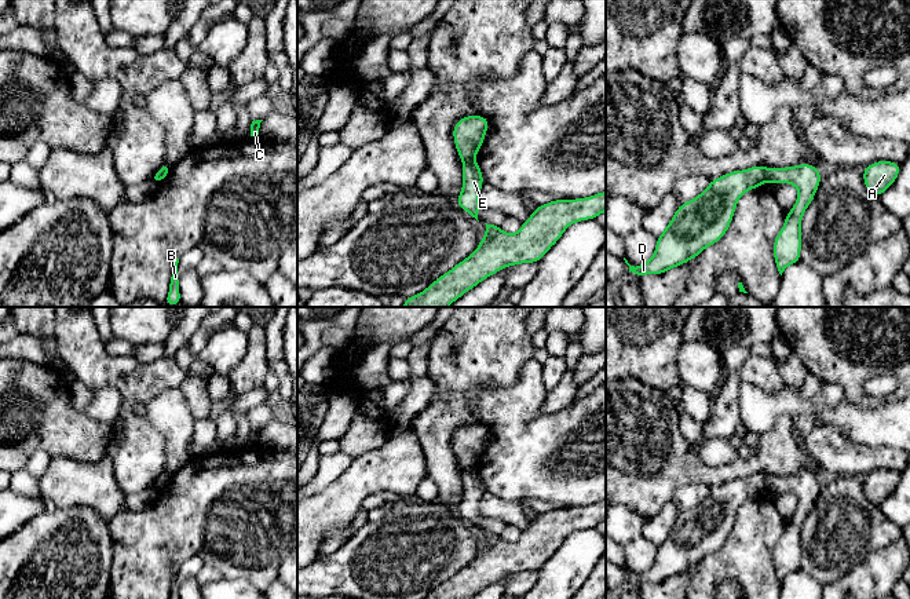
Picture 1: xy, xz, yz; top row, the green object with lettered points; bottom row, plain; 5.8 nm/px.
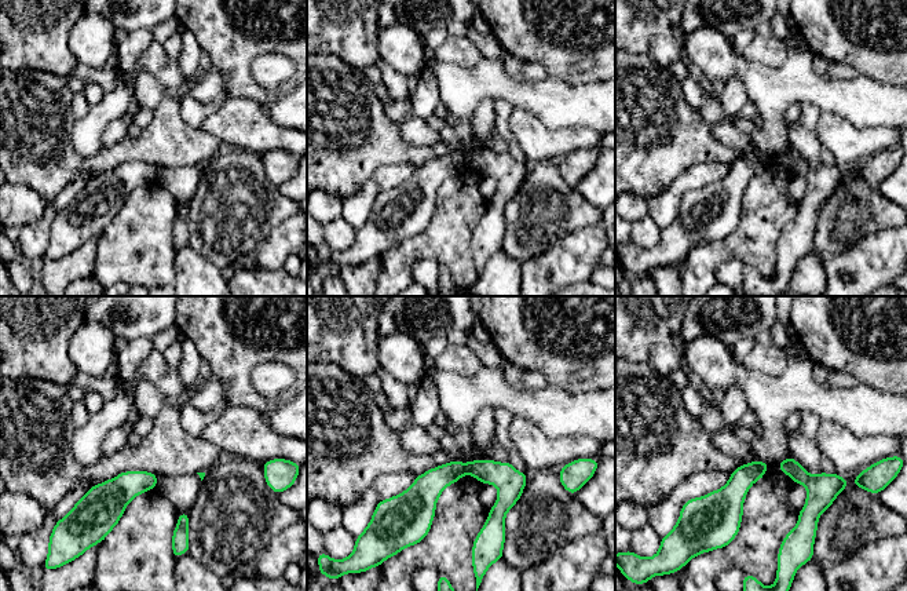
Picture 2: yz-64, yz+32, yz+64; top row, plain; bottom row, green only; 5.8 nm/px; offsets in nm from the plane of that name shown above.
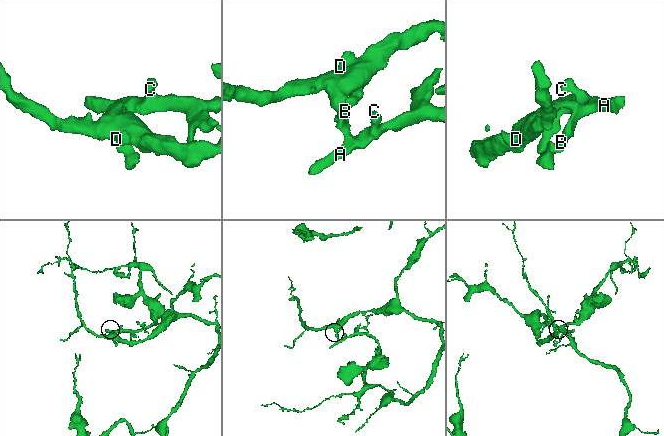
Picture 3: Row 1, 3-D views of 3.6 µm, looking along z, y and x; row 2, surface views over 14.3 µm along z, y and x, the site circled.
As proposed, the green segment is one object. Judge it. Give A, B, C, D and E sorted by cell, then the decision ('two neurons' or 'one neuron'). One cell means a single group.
A B C E / D | two neurons

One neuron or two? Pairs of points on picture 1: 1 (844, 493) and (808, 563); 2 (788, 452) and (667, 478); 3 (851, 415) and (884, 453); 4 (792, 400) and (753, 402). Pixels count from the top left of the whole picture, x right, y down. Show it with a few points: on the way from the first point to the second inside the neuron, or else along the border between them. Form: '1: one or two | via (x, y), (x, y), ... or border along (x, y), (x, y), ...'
1: one | via (843, 511), (843, 528), (826, 545)
2: one | via (757, 463), (723, 474), (697, 474)
3: two | border along (845, 437), (858, 444), (887, 445), (895, 449)
4: one | via (782, 402), (763, 402)

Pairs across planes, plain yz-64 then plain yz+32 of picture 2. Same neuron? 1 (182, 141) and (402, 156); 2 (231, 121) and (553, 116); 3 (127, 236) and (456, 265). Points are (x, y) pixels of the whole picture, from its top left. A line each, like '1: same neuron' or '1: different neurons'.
1: same neuron
2: different neurons
3: same neuron

